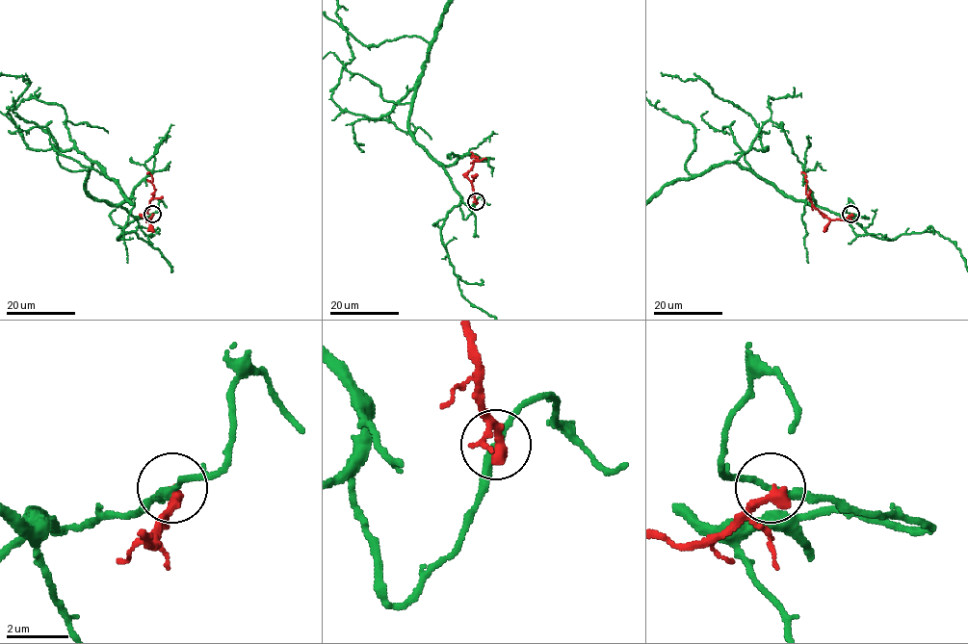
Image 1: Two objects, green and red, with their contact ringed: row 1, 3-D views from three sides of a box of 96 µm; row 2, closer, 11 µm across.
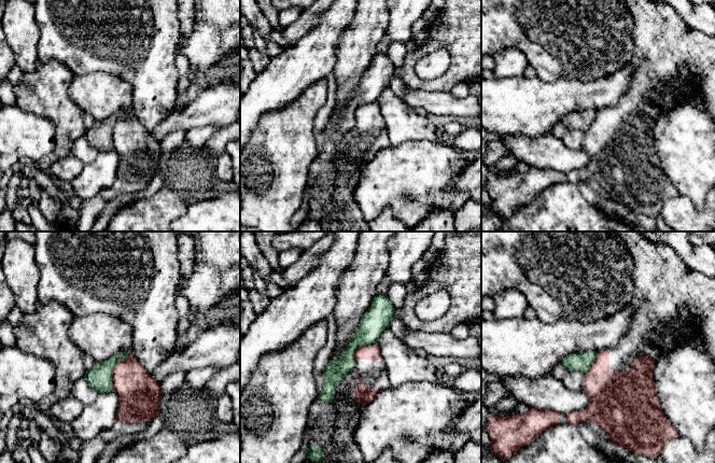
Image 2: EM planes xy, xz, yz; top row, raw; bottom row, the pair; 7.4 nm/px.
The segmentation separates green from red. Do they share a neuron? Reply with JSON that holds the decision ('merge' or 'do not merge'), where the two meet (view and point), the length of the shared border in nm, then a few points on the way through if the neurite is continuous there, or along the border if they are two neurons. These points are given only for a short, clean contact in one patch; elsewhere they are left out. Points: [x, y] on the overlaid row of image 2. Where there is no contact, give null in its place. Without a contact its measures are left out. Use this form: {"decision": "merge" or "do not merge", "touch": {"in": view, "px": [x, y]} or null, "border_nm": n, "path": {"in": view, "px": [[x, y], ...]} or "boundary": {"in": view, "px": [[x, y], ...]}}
{"decision": "do not merge", "touch": {"in": "xy", "px": [112, 370]}, "border_nm": 320}

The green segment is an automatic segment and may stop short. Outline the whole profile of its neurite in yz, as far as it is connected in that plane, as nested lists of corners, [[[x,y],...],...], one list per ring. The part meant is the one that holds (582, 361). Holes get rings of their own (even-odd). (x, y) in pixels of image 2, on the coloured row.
[[[591,350],[572,353],[565,355],[561,363],[567,370],[578,370],[587,374],[594,362],[595,355],[597,352]]]

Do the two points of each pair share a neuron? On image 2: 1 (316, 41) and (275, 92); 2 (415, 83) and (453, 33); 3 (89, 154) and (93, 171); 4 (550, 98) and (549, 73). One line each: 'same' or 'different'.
1: same
2: same
3: different
4: different

